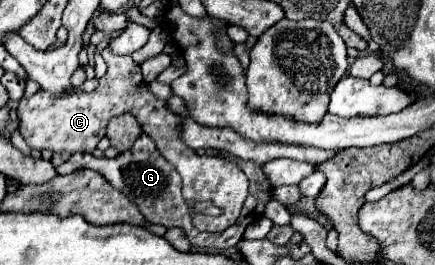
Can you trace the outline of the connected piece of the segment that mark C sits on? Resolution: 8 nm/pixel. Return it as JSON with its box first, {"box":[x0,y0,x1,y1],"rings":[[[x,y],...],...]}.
{"box":[18,47,248,233],"rings":[[[104,47],[102,49],[102,57],[104,57],[104,61],[108,65],[108,71],[106,71],[104,77],[98,79],[98,87],[92,93],[70,93],[70,95],[64,95],[64,97],[56,97],[52,93],[44,93],[40,89],[32,97],[24,97],[20,101],[18,119],[20,119],[20,133],[24,133],[24,141],[32,149],[50,149],[50,151],[68,151],[68,153],[92,153],[96,149],[98,141],[106,135],[106,127],[108,127],[110,119],[118,117],[122,113],[130,113],[130,115],[134,115],[138,119],[142,131],[156,141],[158,153],[162,157],[166,157],[178,169],[178,173],[182,177],[182,197],[188,203],[188,207],[192,207],[198,201],[210,201],[212,205],[216,205],[222,211],[218,217],[192,213],[192,225],[198,231],[208,231],[208,233],[216,233],[216,231],[228,229],[238,219],[242,203],[244,203],[244,199],[248,195],[248,177],[244,175],[244,171],[240,171],[236,163],[224,159],[221,155],[198,155],[184,141],[180,141],[180,135],[182,135],[182,123],[180,123],[182,119],[180,119],[180,115],[170,111],[168,101],[160,101],[150,93],[148,83],[142,79],[140,65],[134,63],[134,59],[130,55],[120,57],[120,55],[114,55],[108,47]]]}

